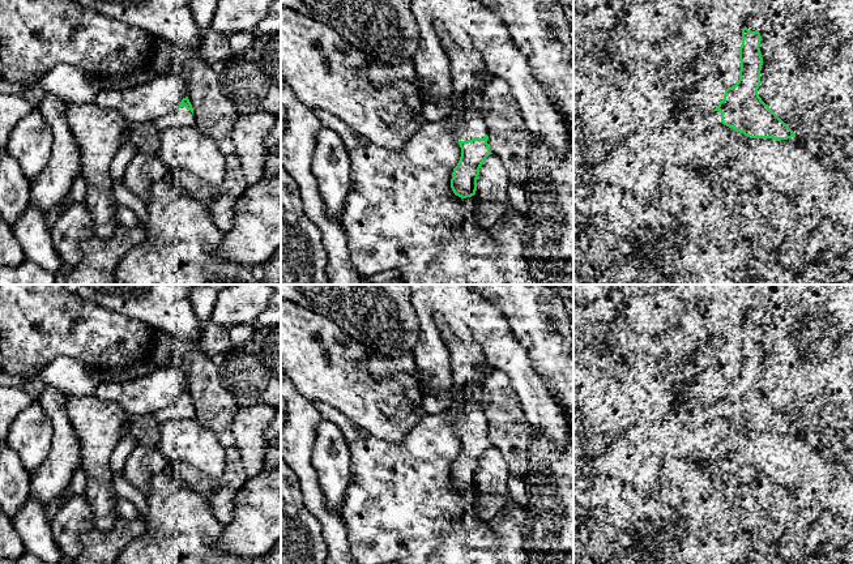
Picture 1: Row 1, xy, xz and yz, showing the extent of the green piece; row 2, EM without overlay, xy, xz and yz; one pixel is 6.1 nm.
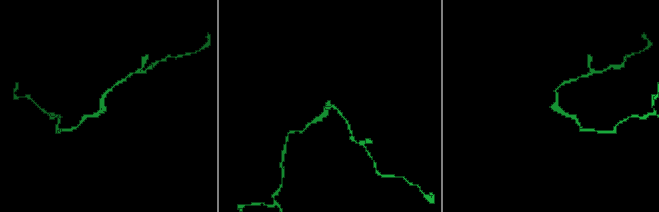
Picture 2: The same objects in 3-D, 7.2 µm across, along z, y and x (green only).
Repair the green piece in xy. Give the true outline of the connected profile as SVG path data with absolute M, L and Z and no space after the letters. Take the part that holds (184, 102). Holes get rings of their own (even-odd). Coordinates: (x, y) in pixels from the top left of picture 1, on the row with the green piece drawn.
M188 97L183 98L178 108L154 121L159 132L171 127L195 127L196 118Z

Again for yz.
M742 29L738 82L725 90L724 99L711 112L681 114L681 121L691 131L726 125L750 138L788 140L796 133L765 104L758 94L763 57L760 33Z

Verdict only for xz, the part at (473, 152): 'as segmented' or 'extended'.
extended

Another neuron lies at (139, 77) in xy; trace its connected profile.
M146 67L144 70L137 70L131 74L124 74L124 76L112 76L106 80L103 80L103 86L107 86L110 89L128 89L135 85L142 85L146 84L155 77L158 77L159 73L153 70L150 67Z

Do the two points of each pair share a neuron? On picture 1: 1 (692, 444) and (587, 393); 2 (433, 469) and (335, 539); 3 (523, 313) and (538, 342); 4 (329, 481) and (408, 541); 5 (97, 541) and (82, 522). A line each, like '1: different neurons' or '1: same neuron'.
1: different neurons
2: different neurons
3: same neuron
4: different neurons
5: different neurons

